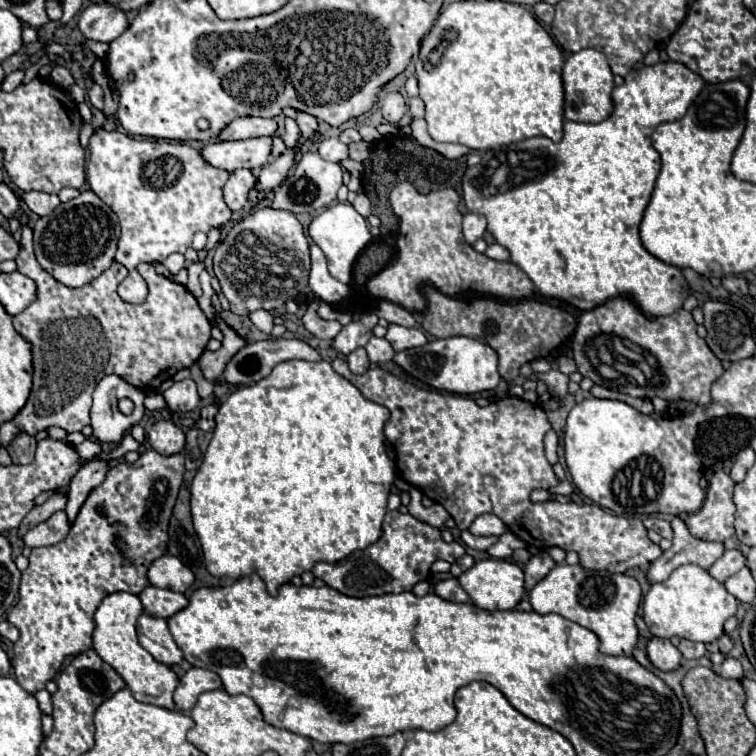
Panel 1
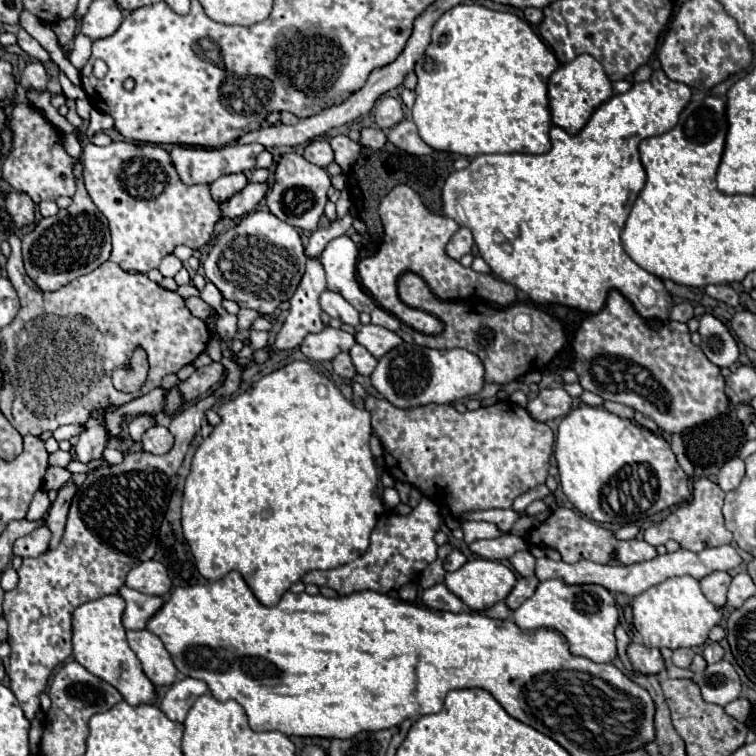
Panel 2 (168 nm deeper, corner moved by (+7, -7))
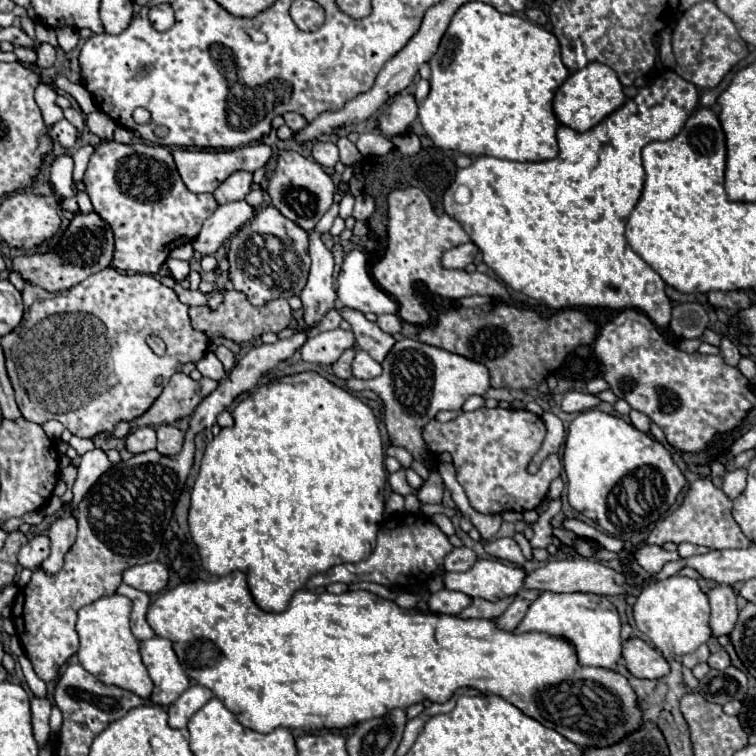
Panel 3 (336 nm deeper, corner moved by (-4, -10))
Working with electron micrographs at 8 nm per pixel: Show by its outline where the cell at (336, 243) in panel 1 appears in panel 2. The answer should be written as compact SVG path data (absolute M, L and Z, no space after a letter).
M348 235L332 239L320 255L320 263L326 271L328 289L340 293L358 311L370 313L376 305L356 279L356 259L358 259L358 247Z

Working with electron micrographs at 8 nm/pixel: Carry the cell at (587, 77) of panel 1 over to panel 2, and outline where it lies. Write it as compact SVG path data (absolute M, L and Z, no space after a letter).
M580 55L570 63L560 65L548 79L548 97L550 97L550 111L552 123L576 135L584 129L590 115L598 105L612 97L612 83L606 77L602 65L592 55Z

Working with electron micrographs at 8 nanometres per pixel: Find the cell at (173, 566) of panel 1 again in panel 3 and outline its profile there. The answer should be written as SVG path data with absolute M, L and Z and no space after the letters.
M147 562L141 566L131 566L123 572L125 584L147 594L161 592L167 586L167 578L169 578L169 572L161 562Z

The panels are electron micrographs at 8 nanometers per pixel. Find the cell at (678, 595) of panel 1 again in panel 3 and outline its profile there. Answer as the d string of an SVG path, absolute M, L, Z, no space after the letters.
M671 576L667 580L657 580L647 584L637 596L637 602L633 606L633 618L635 618L635 626L661 652L669 648L673 654L683 656L695 652L701 644L705 644L711 638L707 594L699 588L697 580L693 578Z

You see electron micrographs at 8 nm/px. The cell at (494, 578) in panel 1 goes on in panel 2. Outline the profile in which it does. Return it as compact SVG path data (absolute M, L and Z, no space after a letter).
M474 559L458 571L446 573L444 583L470 611L486 611L508 597L516 585L516 575L500 561Z

